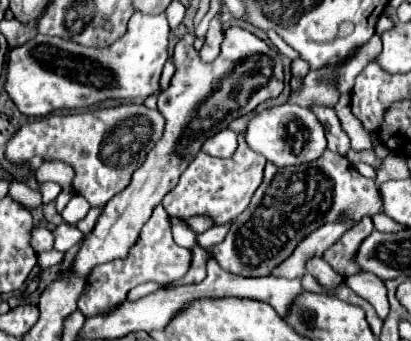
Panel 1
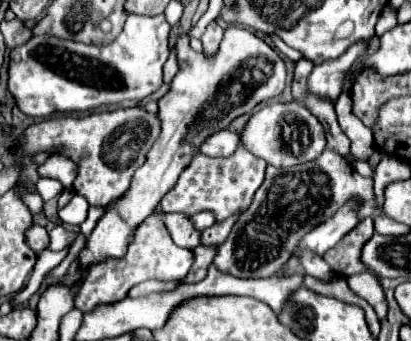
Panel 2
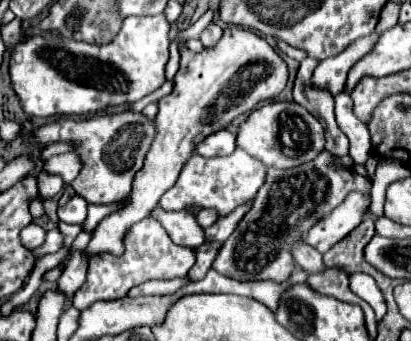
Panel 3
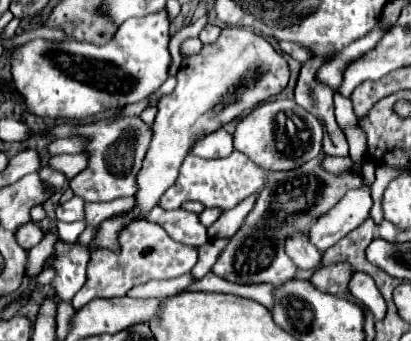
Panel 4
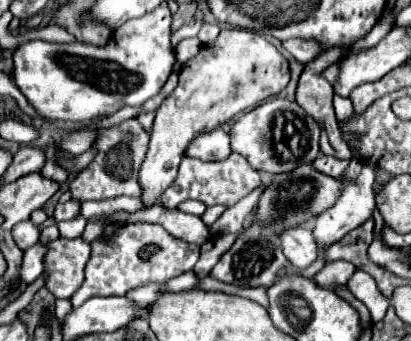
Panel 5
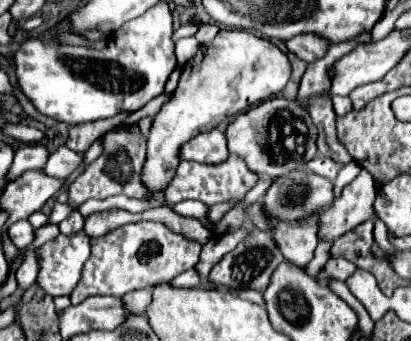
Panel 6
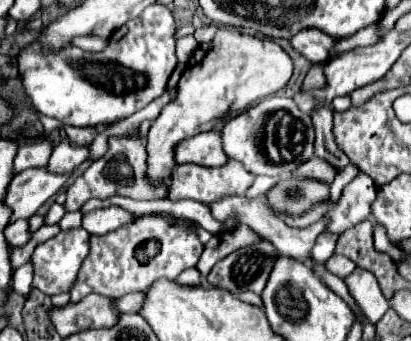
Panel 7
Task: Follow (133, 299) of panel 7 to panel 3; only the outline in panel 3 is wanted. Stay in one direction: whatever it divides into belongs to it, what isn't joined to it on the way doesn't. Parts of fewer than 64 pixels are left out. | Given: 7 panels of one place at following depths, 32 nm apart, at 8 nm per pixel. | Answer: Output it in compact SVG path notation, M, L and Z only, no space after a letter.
M174 278L174 280L150 280L150 282L144 282L136 288L132 288L128 292L128 296L136 298L136 296L150 296L150 294L158 294L158 296L164 296L164 294L174 294L176 290L180 290L180 286L188 284L188 278Z

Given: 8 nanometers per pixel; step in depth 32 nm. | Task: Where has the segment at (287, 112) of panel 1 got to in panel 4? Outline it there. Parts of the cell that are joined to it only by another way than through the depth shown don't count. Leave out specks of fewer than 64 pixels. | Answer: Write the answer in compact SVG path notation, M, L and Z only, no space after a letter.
M270 100L242 118L234 132L234 148L248 154L266 170L290 170L306 164L322 152L322 124L304 112L294 100Z

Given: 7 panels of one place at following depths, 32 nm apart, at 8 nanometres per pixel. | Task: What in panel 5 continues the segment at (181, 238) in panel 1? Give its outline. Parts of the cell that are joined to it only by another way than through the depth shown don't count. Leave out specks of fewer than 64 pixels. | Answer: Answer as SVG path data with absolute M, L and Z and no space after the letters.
M154 204L148 210L138 210L136 214L128 214L128 212L118 212L110 218L106 218L106 222L156 222L160 226L164 226L174 238L184 240L188 244L198 244L201 246L210 238L208 228L204 226L204 222L198 216L192 214L184 214L180 210L166 210L160 204Z

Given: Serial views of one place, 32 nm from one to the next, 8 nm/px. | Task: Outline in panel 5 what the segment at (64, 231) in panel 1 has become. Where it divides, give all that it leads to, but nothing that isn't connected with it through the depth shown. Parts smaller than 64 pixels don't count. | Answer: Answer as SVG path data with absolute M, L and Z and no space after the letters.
M36 244L24 252L24 266L20 272L22 282L34 282L42 274L42 262L48 254L48 244Z

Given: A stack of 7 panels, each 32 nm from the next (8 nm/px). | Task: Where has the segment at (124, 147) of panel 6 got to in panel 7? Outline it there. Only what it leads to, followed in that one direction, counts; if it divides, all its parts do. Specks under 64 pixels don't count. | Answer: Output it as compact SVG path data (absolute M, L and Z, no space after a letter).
M138 134L134 136L112 136L108 138L108 150L102 158L94 160L90 168L74 180L74 184L68 188L66 198L66 210L80 210L80 206L90 198L108 198L114 194L128 196L134 200L154 200L154 198L166 198L168 188L158 186L154 188L146 180L146 148Z

